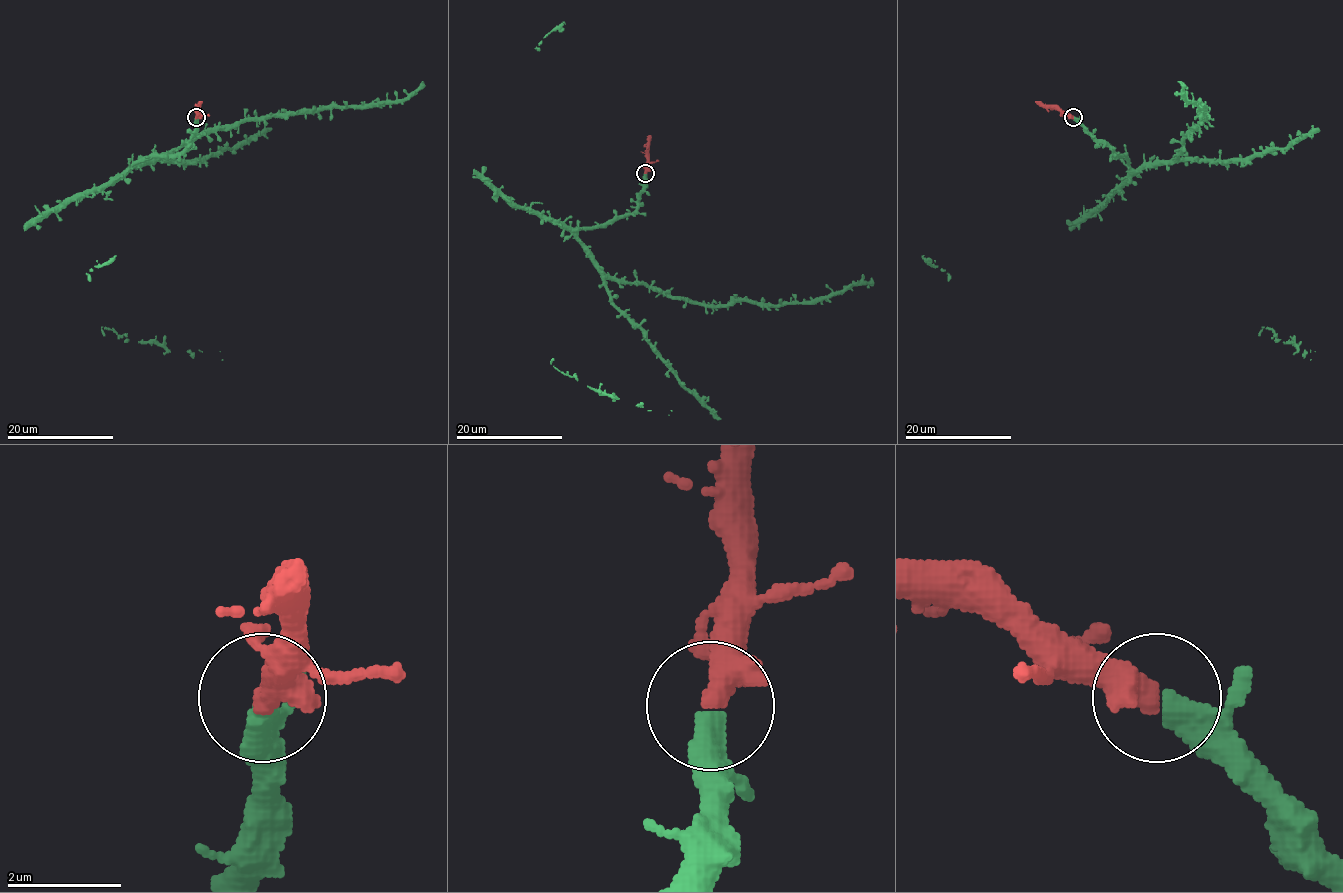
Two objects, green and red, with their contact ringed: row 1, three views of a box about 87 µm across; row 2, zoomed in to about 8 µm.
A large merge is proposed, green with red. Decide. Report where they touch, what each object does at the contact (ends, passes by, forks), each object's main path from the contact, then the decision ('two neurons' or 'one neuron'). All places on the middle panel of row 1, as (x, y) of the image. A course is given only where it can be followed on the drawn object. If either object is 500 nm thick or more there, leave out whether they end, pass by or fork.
place (645, 173); course green (644, 174), (633, 212), (577, 232), (605, 273), (716, 305), (814, 304), (871, 277); course red (644, 172), (650, 135); one neuron

